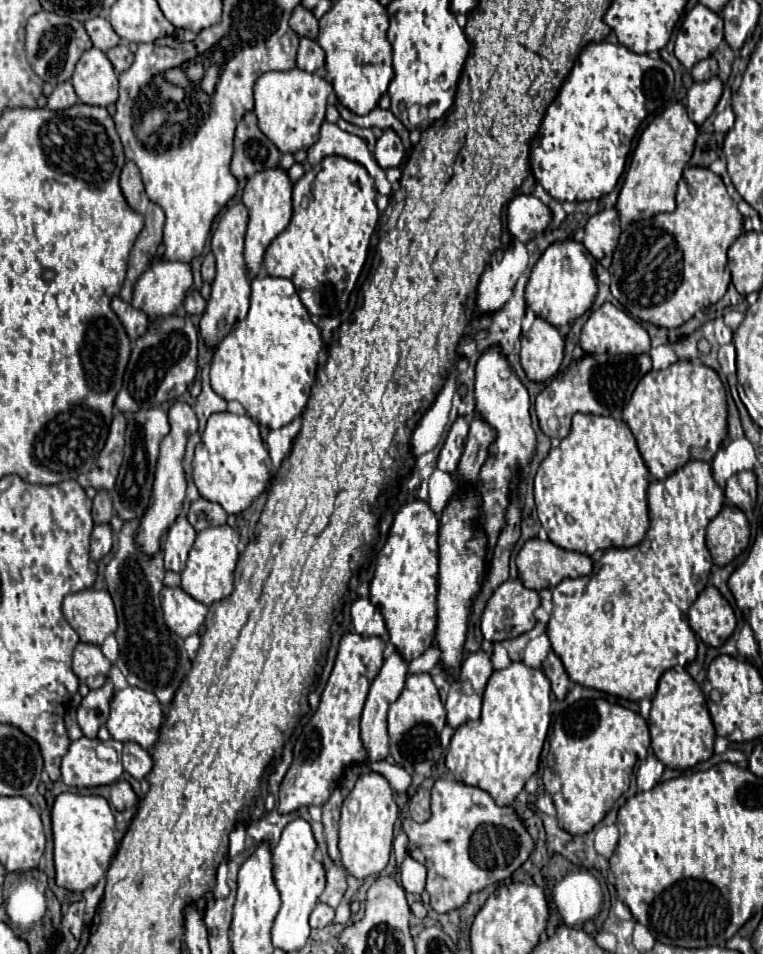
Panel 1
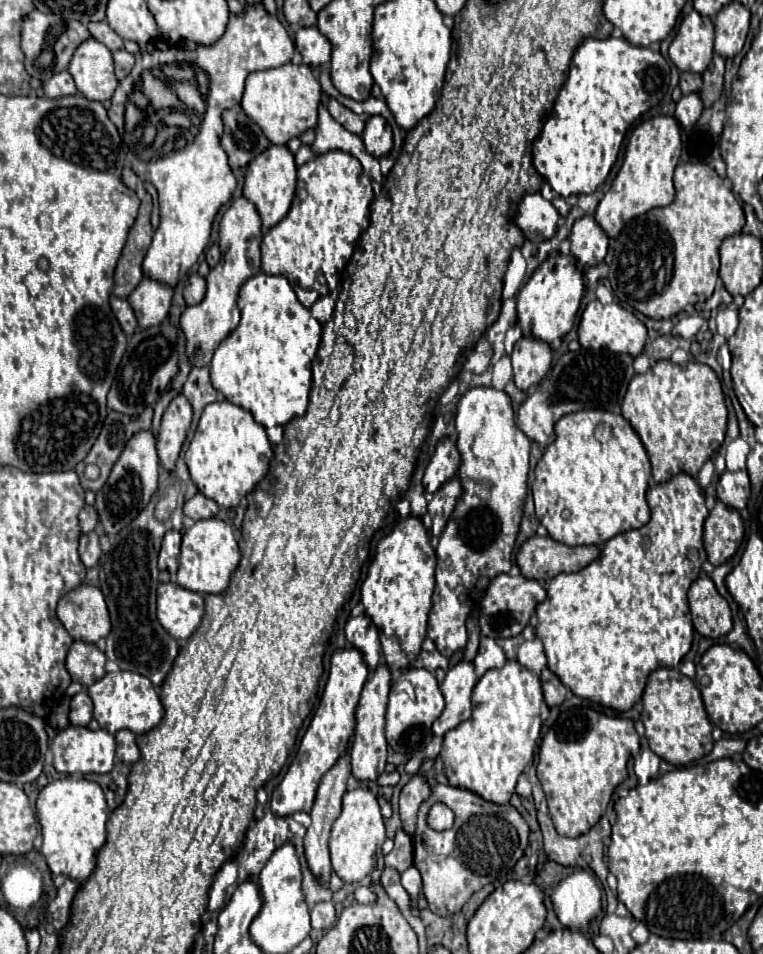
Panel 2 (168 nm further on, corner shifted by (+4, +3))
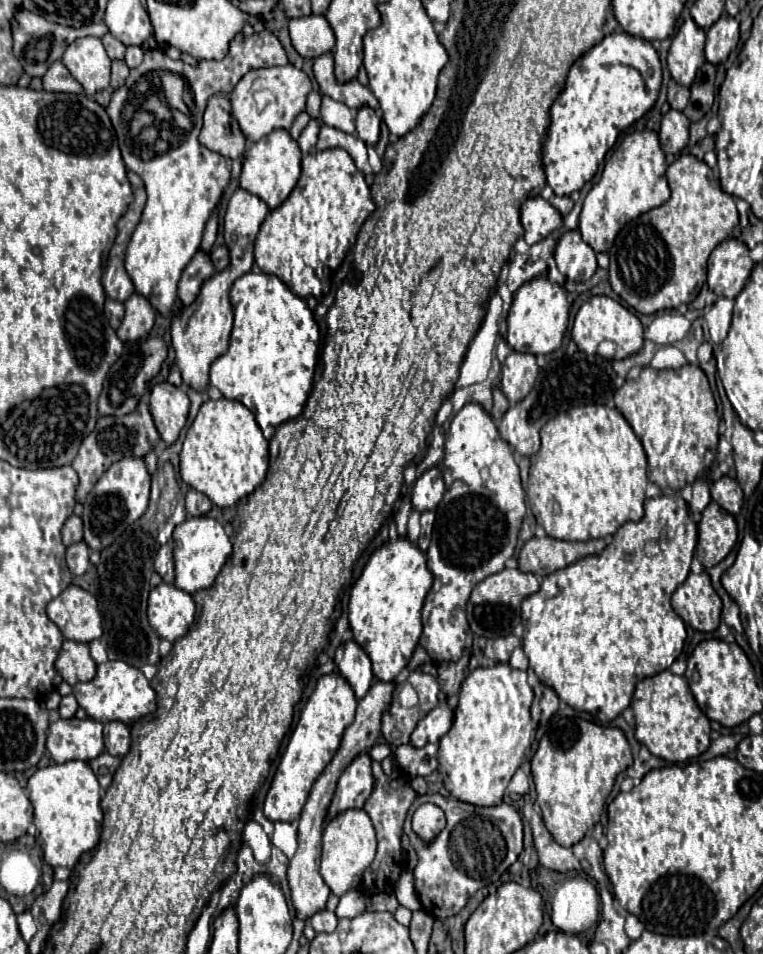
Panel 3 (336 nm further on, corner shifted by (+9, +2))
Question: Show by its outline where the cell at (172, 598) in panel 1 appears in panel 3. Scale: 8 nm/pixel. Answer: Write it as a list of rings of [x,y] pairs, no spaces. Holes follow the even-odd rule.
[[[162,582],[152,588],[146,614],[154,632],[164,640],[174,642],[194,624],[196,606],[188,592],[176,588],[174,584]]]

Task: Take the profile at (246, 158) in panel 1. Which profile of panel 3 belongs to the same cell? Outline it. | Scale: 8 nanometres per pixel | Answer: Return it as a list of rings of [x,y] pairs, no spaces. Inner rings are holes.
[[[224,94],[212,96],[206,104],[200,144],[232,160],[244,154],[246,138],[238,122],[230,116],[230,100]]]

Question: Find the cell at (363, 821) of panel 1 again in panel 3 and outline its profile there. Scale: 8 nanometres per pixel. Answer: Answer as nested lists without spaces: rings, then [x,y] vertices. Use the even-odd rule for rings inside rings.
[[[346,810],[338,814],[326,828],[322,836],[322,866],[320,874],[328,884],[330,892],[336,896],[346,894],[356,888],[362,880],[364,870],[372,864],[376,854],[376,832],[370,816],[364,810]]]

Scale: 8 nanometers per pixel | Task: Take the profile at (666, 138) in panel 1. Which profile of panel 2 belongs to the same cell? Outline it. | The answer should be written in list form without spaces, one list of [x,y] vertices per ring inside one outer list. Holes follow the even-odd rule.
[[[659,115],[637,125],[627,141],[625,159],[611,183],[611,189],[601,199],[595,219],[605,229],[609,237],[615,237],[625,221],[631,221],[637,215],[643,215],[655,207],[665,207],[675,199],[673,189],[673,171],[681,155],[681,129],[675,117]]]

